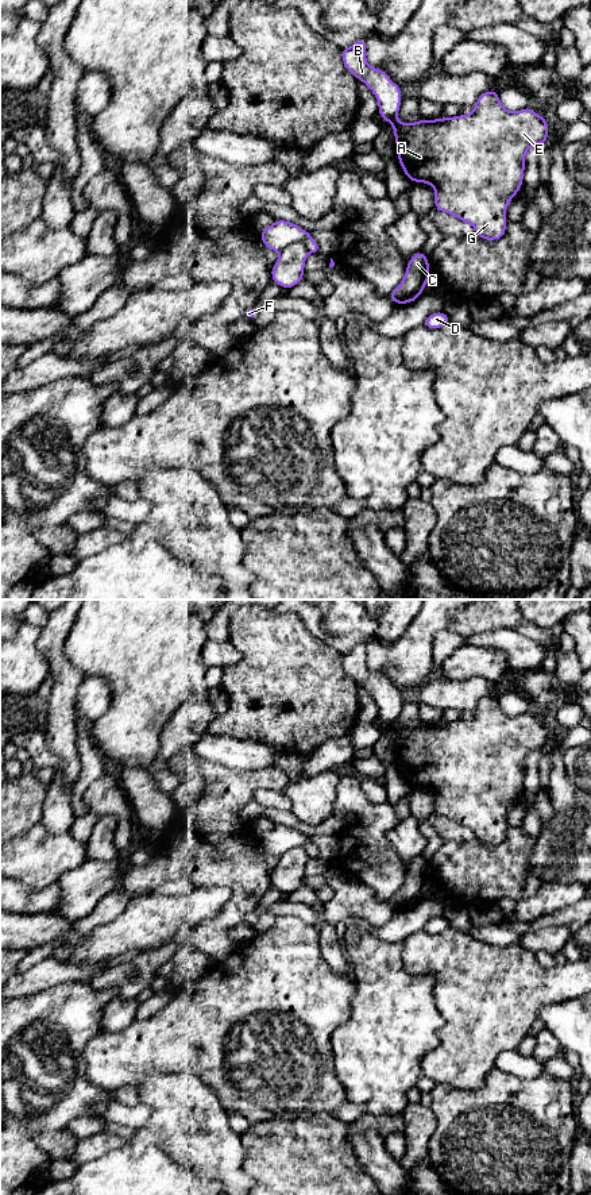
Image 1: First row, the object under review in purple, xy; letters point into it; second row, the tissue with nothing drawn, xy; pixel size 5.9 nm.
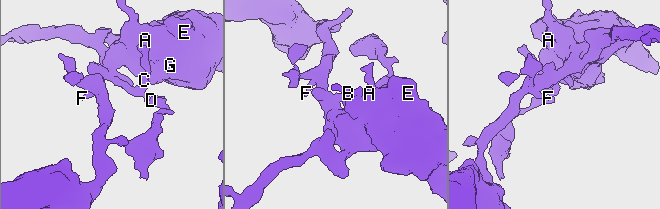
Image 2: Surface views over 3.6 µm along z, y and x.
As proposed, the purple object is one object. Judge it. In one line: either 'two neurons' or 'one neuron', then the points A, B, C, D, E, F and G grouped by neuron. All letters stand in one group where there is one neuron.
two neurons; A B E F G / C D

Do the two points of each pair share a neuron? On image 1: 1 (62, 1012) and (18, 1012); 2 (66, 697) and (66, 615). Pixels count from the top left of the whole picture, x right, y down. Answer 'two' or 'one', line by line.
1: one
2: one

